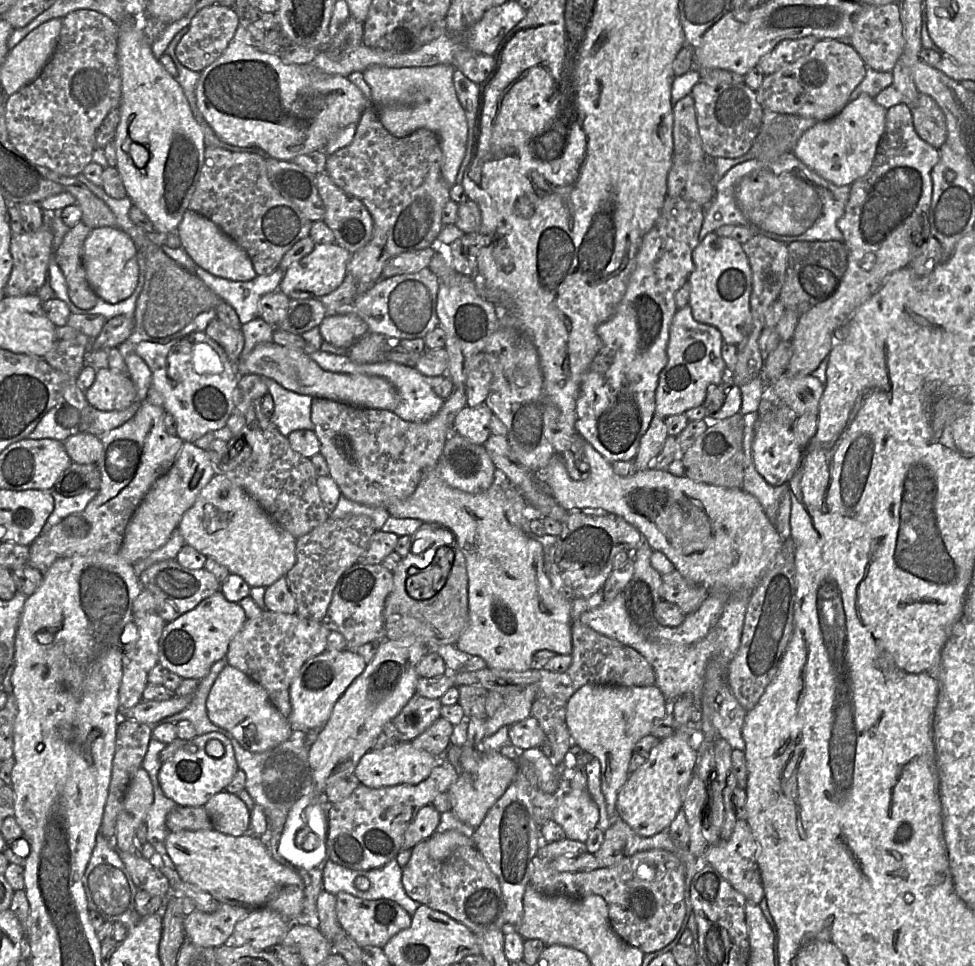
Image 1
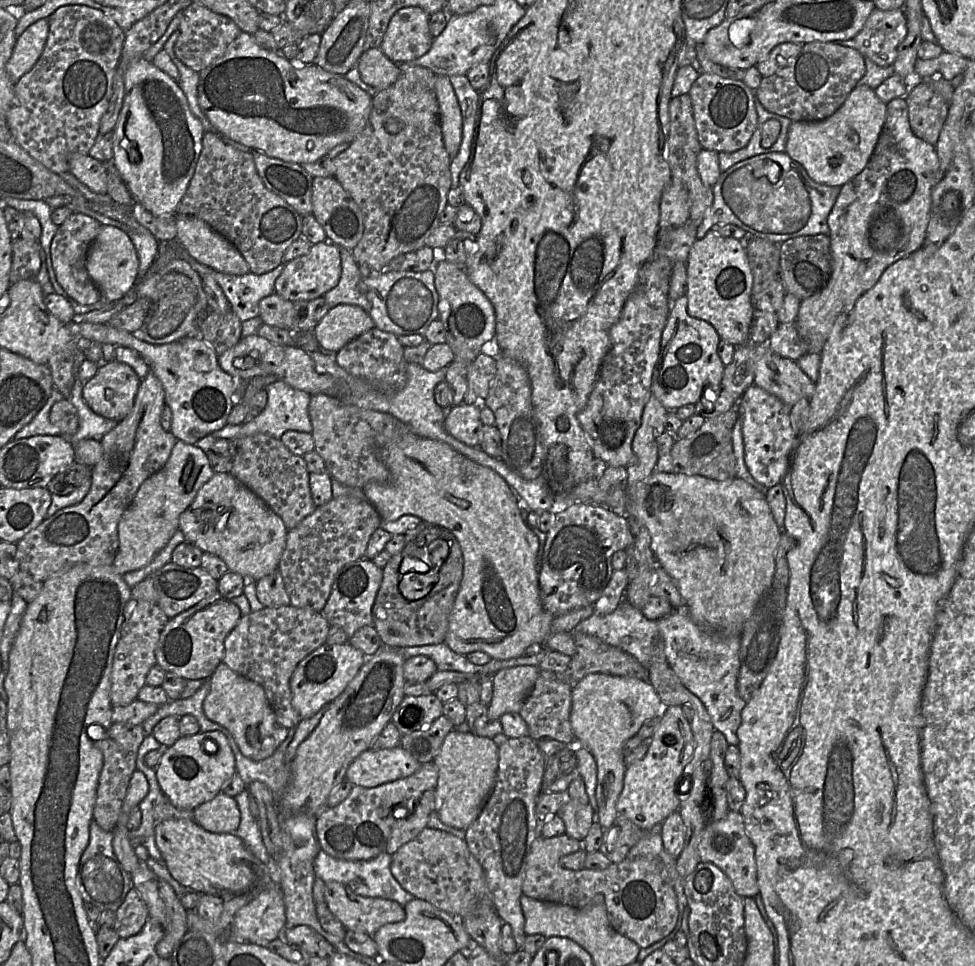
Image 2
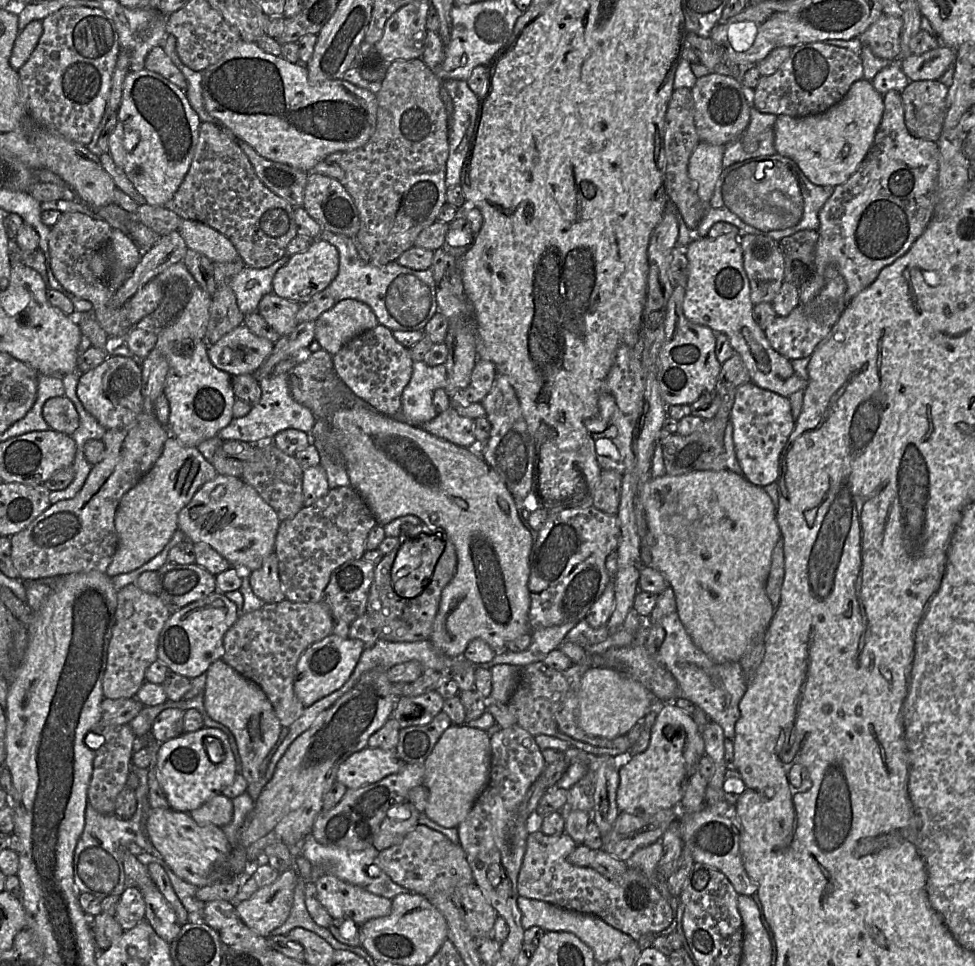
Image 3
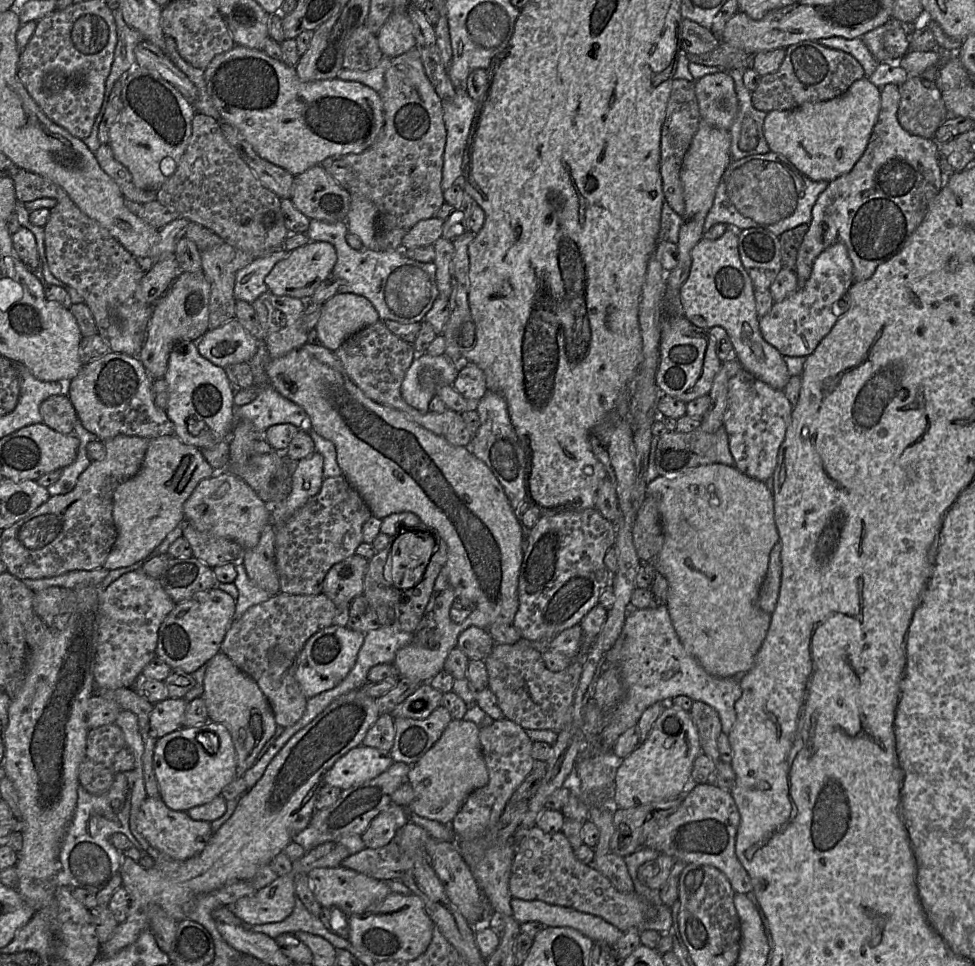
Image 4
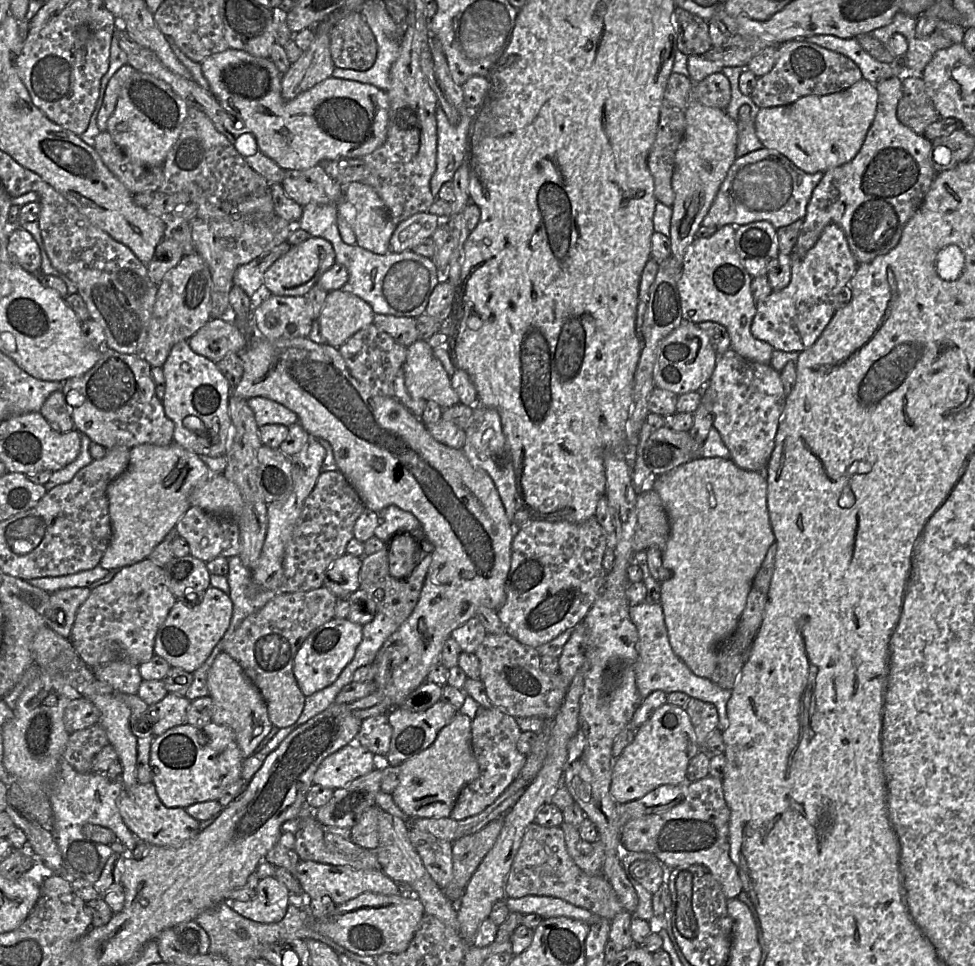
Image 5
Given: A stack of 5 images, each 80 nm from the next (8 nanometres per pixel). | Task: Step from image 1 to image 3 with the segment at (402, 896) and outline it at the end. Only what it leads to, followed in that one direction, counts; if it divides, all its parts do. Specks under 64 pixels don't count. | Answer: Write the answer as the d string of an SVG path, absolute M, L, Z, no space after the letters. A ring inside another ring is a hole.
M312 832L307 834L297 844L300 847L301 855L306 857L306 859L311 862L312 866L322 866L323 868L326 868L326 873L330 873L345 882L359 886L373 894L392 900L399 894L408 894L411 892L407 888L394 882L387 874L383 873L382 870L377 877L372 877L368 874L368 867L374 864L375 858L380 852L373 845L359 851L338 846L326 846L319 843Z

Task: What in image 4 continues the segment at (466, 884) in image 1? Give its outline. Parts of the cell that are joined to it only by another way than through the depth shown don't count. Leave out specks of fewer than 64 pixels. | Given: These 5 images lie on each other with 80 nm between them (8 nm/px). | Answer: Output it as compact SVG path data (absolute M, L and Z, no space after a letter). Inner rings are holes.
M408 822L397 831L395 837L386 846L378 849L365 848L351 854L341 862L341 866L378 880L400 880L405 871L413 867L417 855L425 858L429 863L429 857L425 851L425 843L429 837L431 836L424 828L413 822Z

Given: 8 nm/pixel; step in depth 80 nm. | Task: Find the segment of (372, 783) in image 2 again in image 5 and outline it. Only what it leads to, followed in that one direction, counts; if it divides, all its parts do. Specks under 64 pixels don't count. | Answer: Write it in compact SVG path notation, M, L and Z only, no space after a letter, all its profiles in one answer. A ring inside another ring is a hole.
M350 743L326 757L313 776L313 784L333 790L378 768L382 758L357 743Z

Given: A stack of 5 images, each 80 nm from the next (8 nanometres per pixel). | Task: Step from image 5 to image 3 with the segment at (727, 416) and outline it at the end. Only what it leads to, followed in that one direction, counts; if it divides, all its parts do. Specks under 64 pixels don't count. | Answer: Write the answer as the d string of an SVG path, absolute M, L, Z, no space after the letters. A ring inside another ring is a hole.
M750 381L736 391L730 422L733 425L736 457L744 477L760 487L777 482L780 454L795 427L789 399Z

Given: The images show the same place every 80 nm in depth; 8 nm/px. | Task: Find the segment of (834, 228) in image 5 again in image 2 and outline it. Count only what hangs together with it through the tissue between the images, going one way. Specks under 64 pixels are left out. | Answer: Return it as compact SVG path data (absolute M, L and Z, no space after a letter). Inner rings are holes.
M779 323L769 339L769 347L775 354L794 361L807 353L806 345L799 336L795 323Z

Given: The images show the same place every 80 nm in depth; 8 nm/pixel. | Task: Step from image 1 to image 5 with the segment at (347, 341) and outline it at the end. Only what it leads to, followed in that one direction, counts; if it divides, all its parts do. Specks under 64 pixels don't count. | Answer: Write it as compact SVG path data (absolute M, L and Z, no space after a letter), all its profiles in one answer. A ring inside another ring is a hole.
M338 289L328 293L318 322L326 343L339 349L359 330L373 324L374 315L366 301Z

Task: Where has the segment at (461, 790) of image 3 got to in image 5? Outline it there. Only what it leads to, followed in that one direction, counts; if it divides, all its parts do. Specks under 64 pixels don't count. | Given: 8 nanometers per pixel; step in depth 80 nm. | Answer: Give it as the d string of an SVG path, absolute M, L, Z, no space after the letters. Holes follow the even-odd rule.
M458 712L430 747L398 766L398 785L391 795L406 817L450 817L460 791L479 777L479 765L472 751L471 721Z

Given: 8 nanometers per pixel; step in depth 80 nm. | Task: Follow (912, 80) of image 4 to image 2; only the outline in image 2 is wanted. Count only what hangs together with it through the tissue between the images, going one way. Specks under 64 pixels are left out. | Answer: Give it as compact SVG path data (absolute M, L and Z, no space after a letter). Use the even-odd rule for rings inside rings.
M927 81L911 82L904 99L912 132L935 146L947 117L948 103Z

